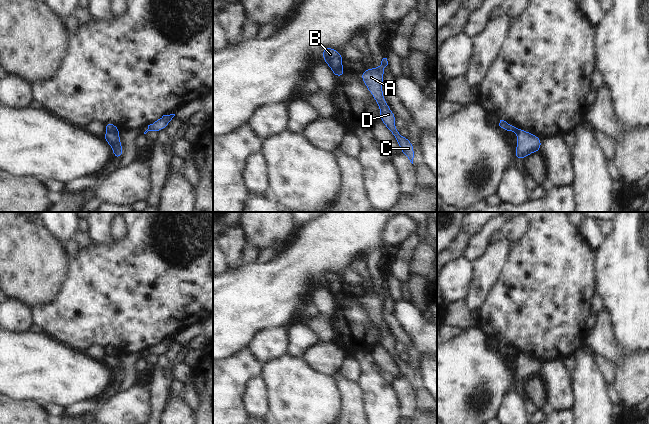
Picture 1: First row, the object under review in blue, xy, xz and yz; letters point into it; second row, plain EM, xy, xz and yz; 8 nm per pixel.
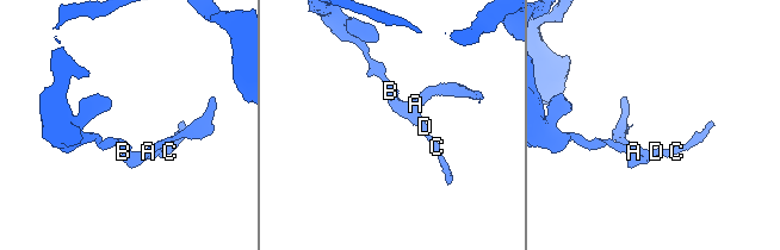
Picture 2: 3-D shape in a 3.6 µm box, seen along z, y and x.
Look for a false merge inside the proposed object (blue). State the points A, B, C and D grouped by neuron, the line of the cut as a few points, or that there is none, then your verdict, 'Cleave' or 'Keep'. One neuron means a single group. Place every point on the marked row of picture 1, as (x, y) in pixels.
Groups: A C D / B. Split along xy (118, 129), (107, 132). Cleave

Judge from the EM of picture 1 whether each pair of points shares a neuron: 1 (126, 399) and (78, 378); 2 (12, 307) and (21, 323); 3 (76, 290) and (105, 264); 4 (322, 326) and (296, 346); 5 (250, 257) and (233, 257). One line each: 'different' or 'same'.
1: different
2: same
3: same
4: different
5: different

